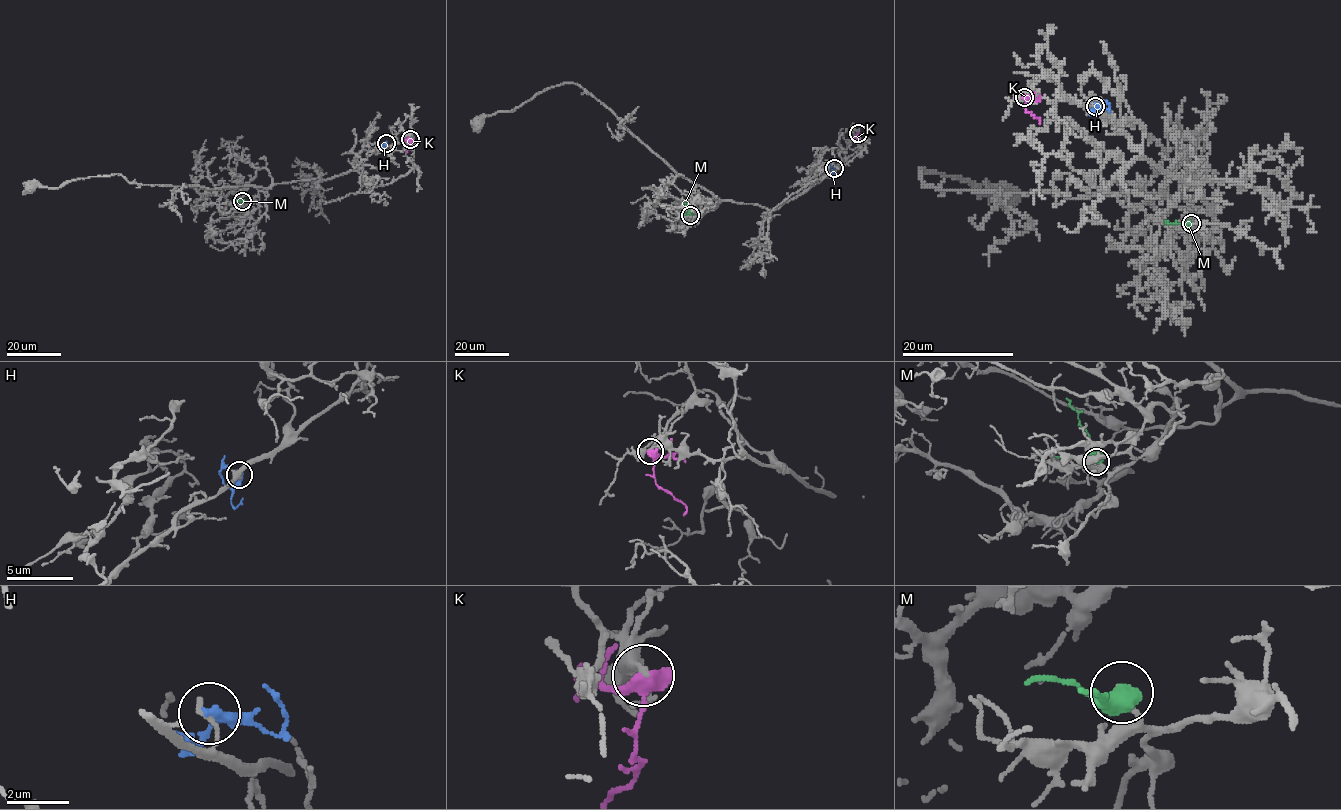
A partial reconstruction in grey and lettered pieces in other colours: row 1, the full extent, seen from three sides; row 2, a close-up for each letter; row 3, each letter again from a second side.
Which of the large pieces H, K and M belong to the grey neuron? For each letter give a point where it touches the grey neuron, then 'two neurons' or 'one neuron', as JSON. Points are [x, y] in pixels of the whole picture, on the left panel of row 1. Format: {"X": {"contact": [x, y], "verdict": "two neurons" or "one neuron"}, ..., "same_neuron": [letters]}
{"H": {"contact": [386, 143], "verdict": "two neurons"}, "K": {"contact": [410, 139], "verdict": "two neurons"}, "M": {"contact": [242, 201], "verdict": "one neuron"}, "same_neuron": ["M"]}

